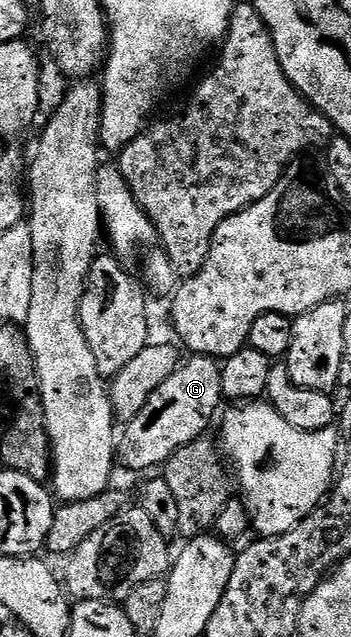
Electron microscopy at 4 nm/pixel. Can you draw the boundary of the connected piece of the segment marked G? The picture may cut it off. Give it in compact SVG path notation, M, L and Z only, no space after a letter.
M200 355L190 356L182 360L177 369L167 379L167 383L159 386L159 391L147 399L147 407L135 415L124 426L125 434L119 437L119 461L129 469L153 469L156 465L164 466L173 458L175 451L193 444L195 441L202 440L209 429L209 424L218 416L217 408L223 404L221 395L221 365L212 357L202 357Z

